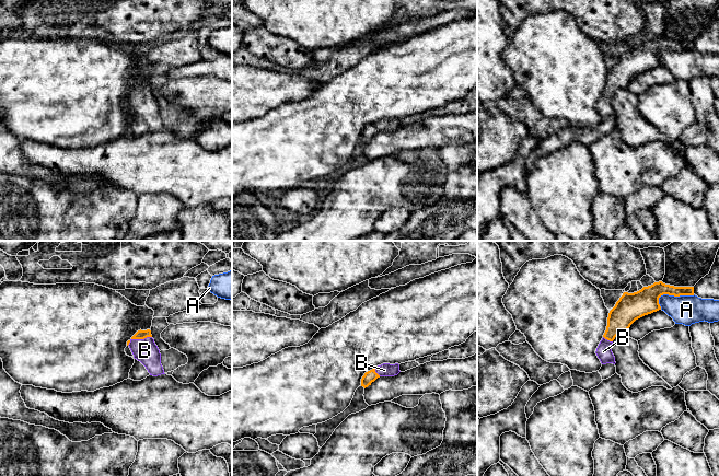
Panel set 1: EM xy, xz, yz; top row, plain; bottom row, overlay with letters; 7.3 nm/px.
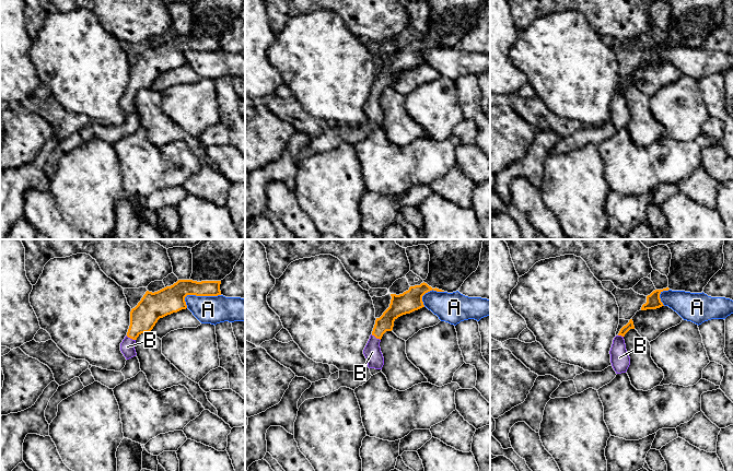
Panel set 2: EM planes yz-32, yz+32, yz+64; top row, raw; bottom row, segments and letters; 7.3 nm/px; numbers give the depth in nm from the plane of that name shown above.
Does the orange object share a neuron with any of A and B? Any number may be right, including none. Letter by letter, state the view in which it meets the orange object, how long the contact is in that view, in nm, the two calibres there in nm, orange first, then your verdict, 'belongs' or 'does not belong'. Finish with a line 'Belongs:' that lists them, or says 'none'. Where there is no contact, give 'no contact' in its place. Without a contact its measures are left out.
A: yz | 280 nm | 190/220 nm | does not belong
B: xy | 200 nm | 70/180 nm | belongs
Belongs: B

